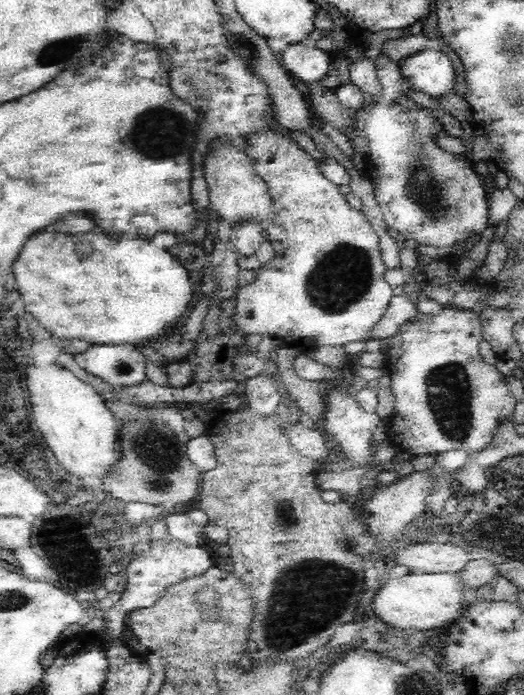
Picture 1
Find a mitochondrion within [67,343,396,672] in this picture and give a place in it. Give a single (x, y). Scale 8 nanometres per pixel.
(279, 633)

